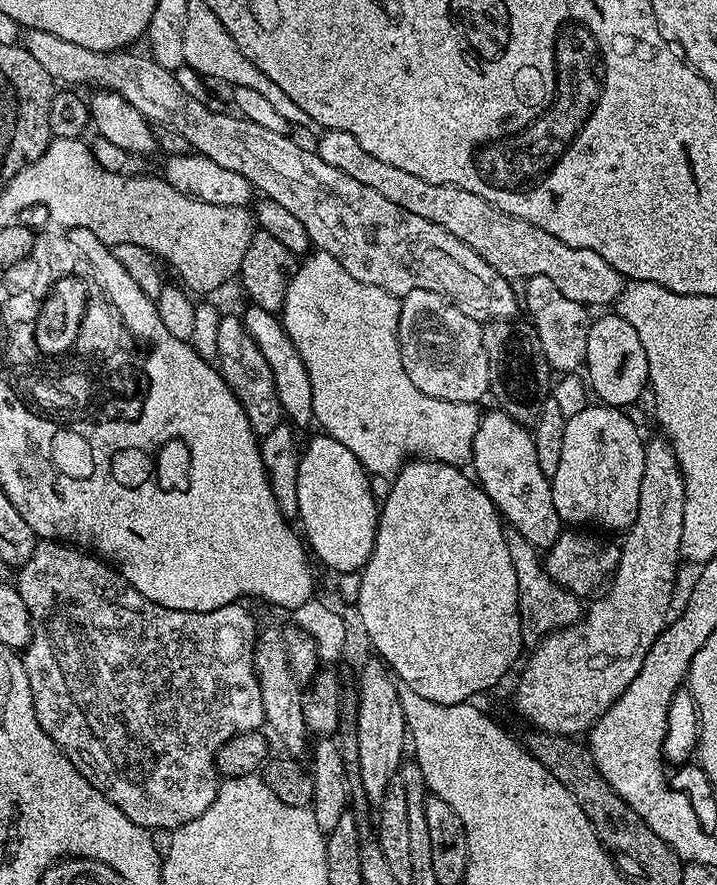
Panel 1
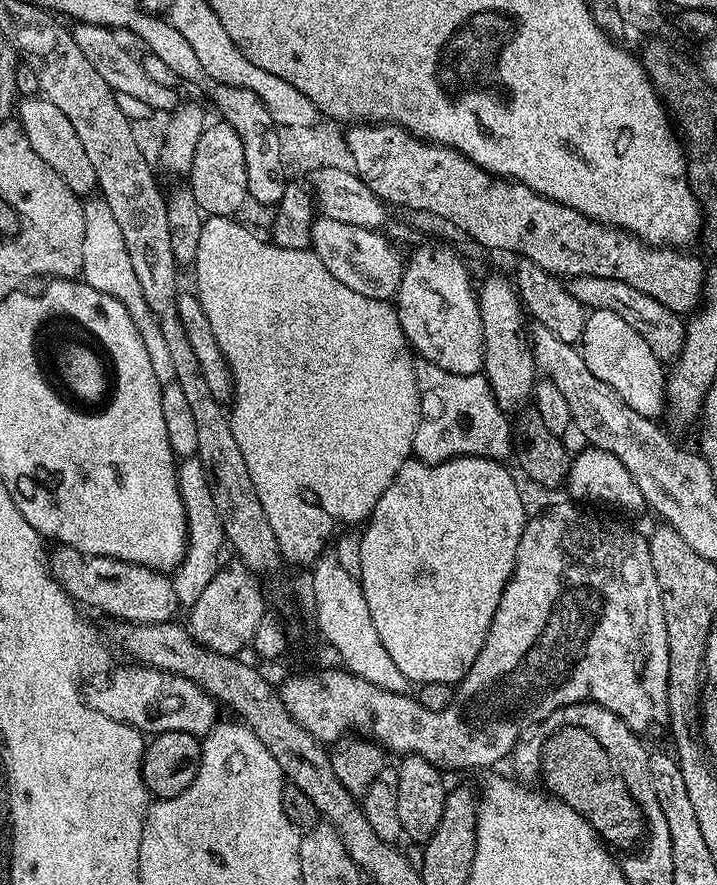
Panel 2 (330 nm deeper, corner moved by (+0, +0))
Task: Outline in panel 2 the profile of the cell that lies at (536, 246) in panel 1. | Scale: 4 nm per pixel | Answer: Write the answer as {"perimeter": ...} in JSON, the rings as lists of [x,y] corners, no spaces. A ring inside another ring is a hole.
{"perimeter":[[[574,276],[567,281],[567,286],[570,294],[574,294],[585,309],[610,310],[618,314],[618,318],[630,322],[630,326],[634,326],[634,330],[646,338],[646,346],[650,346],[654,358],[658,358],[661,364],[671,365],[682,354],[686,324],[681,313],[666,310],[666,306],[662,306],[662,302],[654,302],[650,294],[642,294],[642,290],[634,290],[634,286],[626,286],[626,282],[618,282],[614,278]]]}

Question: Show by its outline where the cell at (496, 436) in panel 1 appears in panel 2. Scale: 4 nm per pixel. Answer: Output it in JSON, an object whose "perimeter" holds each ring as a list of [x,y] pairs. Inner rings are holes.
{"perimeter":[[[417,359],[416,385],[420,391],[420,421],[414,434],[412,456],[421,464],[441,464],[455,456],[485,456],[491,460],[507,461],[514,452],[514,428],[509,417],[498,406],[492,393],[492,387],[482,374],[467,376],[466,374],[450,374],[450,370],[442,370],[442,366],[434,366],[434,362]]]}

